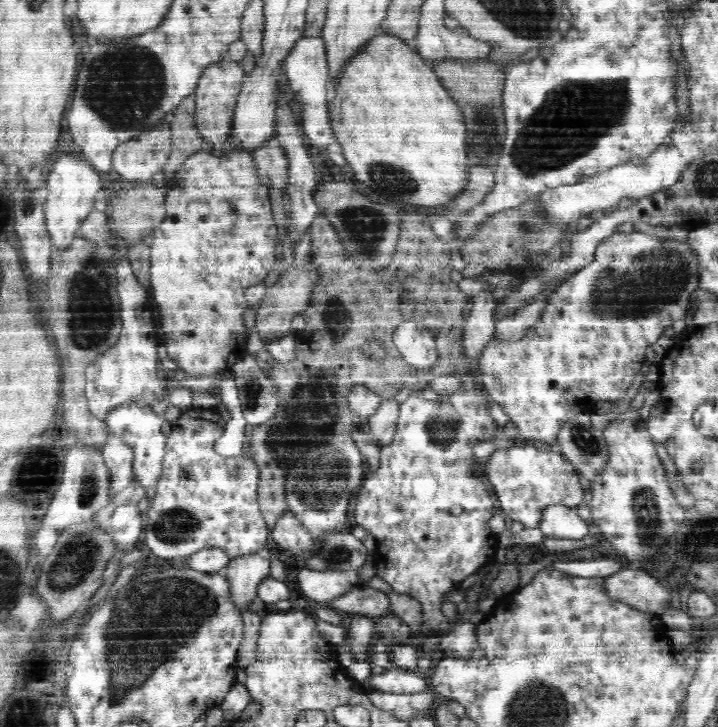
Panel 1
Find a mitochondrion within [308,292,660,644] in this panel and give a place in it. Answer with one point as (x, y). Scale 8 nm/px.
(441, 429)

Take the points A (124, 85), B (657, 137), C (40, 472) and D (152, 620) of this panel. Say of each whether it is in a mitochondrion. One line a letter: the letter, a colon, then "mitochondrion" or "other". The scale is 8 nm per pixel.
A: mitochondrion
B: other
C: mitochondrion
D: mitochondrion

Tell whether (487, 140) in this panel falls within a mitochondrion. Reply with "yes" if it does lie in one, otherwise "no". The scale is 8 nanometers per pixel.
yes

